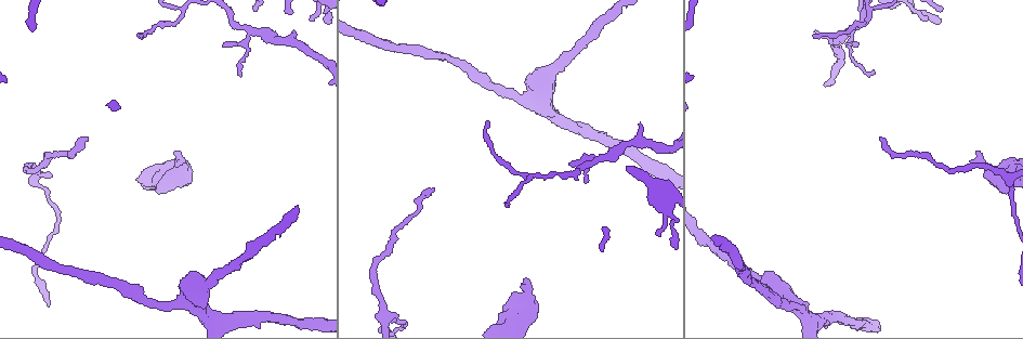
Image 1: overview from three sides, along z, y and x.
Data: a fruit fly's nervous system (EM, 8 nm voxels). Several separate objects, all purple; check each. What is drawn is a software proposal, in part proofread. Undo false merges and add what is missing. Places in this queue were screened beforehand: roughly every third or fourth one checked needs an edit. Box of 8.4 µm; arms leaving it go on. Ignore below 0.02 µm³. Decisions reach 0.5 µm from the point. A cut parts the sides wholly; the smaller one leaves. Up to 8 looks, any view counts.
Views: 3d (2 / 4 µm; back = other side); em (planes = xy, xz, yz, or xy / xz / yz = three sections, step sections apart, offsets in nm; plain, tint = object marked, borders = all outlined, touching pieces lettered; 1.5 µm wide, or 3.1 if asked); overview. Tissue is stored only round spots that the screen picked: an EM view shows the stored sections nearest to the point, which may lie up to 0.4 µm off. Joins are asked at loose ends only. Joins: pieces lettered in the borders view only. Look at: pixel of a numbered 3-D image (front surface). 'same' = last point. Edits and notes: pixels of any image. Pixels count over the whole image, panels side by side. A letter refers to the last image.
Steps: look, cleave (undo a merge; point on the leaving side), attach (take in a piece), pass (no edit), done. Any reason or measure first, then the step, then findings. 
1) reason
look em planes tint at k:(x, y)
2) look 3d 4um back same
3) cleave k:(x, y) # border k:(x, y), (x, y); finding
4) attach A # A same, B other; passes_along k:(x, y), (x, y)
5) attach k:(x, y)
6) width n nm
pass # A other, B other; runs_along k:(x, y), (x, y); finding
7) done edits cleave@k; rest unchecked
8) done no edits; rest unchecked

look 3d 2um at 1:(433, 188)

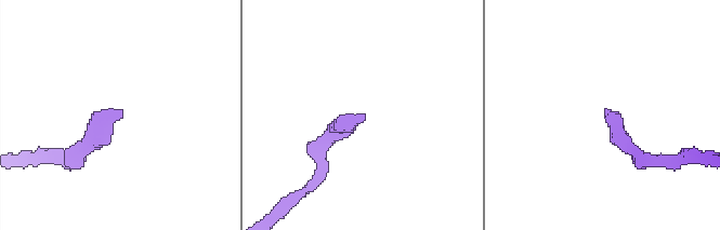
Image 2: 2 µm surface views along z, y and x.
look em planes borders at 2:(363, 115)

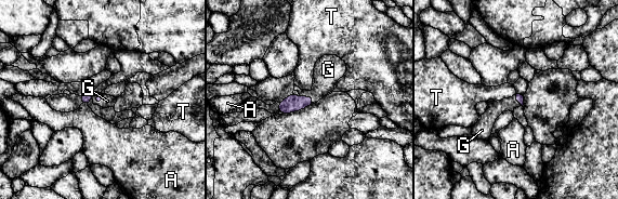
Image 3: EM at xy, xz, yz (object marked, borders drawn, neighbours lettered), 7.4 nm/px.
longest_contact G 130 nm
attach 3:(328, 69) # A other, G same, T other; it goes on there

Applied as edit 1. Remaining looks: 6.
thin end
look em planes tint at 1:(571, 163)

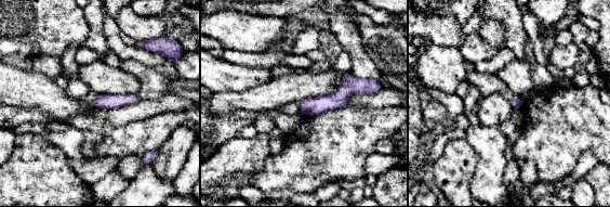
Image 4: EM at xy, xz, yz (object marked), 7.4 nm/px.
look em planes borders same

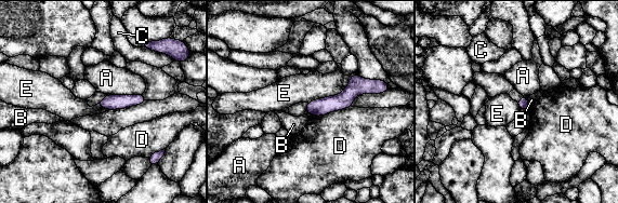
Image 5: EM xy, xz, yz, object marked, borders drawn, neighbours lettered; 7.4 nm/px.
pass # A other, B other, C other, D other, E other; runs_along 5:(373, 88), (308, 109); no lettered piece goes on from it

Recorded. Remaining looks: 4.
look em planes borders at 1:(656, 233)

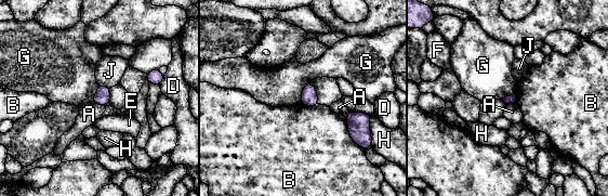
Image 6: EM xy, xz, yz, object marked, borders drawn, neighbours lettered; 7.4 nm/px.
pass # A other, B other, D other, E other, F other, G other, H other, J other; border 6:(306, 85), (303, 88), (300, 103); none of them fits

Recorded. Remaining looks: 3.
done edits attach@3; rest unchecked

